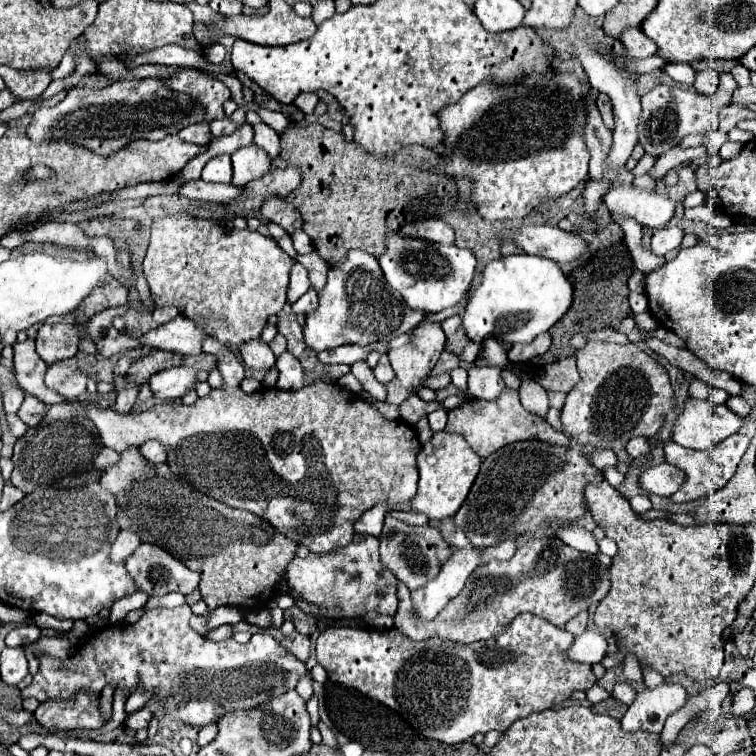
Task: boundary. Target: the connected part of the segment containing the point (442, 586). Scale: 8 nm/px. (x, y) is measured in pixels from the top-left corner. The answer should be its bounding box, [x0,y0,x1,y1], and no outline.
[411,546,483,620]

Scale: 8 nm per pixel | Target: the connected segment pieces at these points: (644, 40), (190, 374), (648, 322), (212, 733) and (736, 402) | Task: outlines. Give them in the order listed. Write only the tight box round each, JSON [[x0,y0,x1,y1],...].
[[621,28,657,59],[149,366,197,400],[631,312,657,330],[197,724,217,746],[725,396,751,418]]

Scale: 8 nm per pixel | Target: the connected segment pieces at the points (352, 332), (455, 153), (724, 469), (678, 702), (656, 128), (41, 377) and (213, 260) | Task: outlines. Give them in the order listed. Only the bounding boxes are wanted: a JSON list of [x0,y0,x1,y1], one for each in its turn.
[[303,250,425,350],[431,68,591,222],[663,434,751,504],[621,682,687,732],[639,74,737,156],[13,340,73,404],[143,216,293,350]]

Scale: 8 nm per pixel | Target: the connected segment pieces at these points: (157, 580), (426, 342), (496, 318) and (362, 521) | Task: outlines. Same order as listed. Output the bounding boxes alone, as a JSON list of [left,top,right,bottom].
[[125,544,199,596],[387,320,445,392],[463,254,573,344],[355,432,481,538]]

